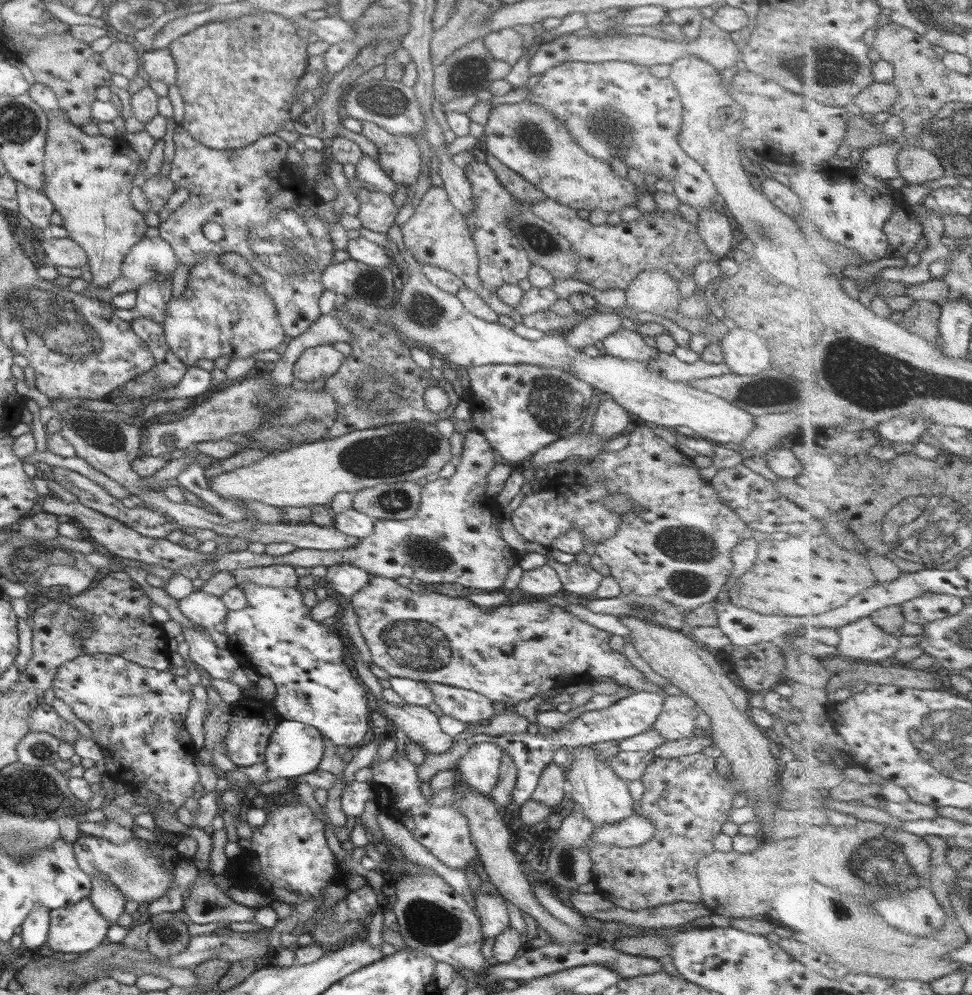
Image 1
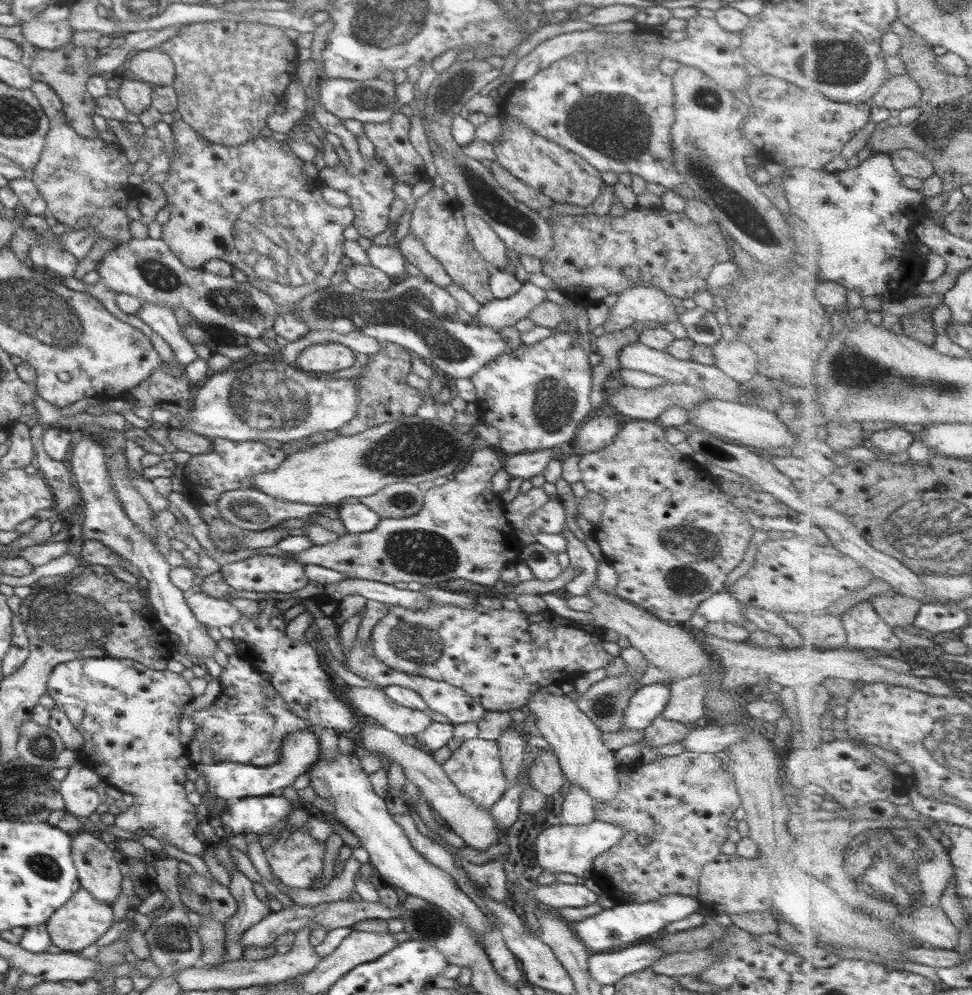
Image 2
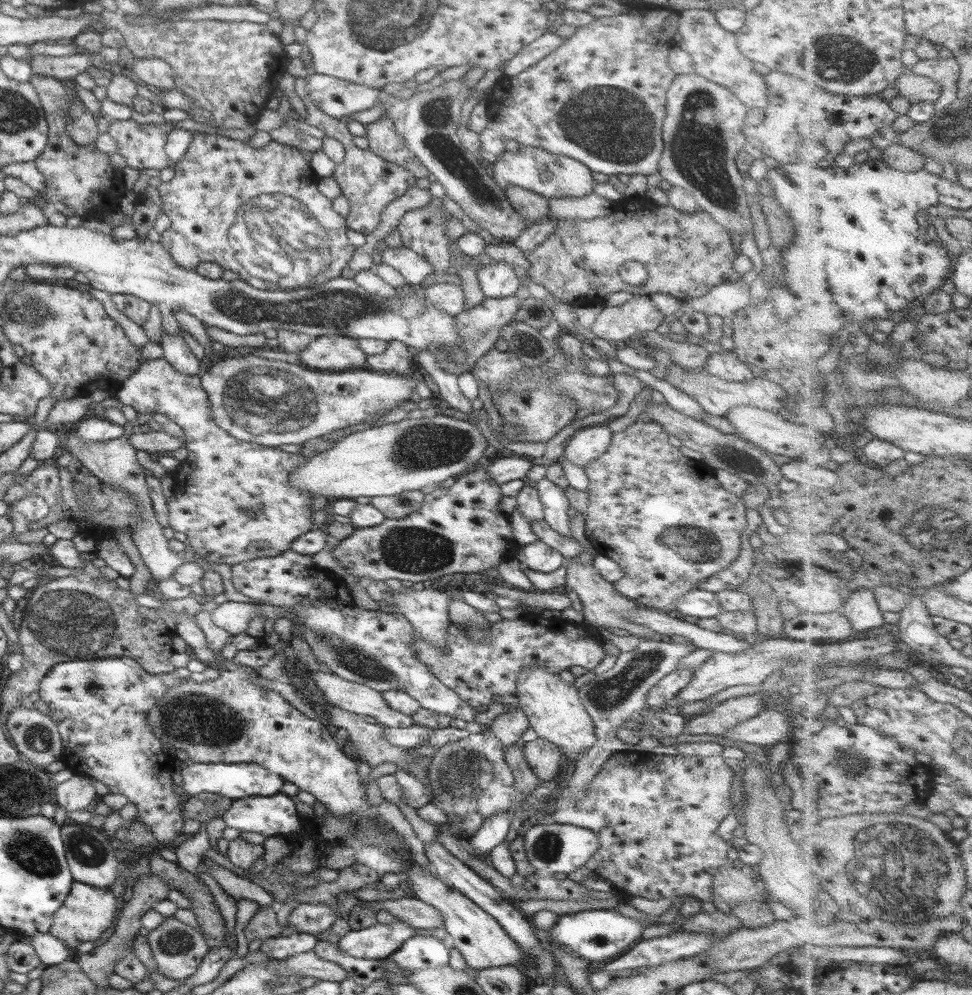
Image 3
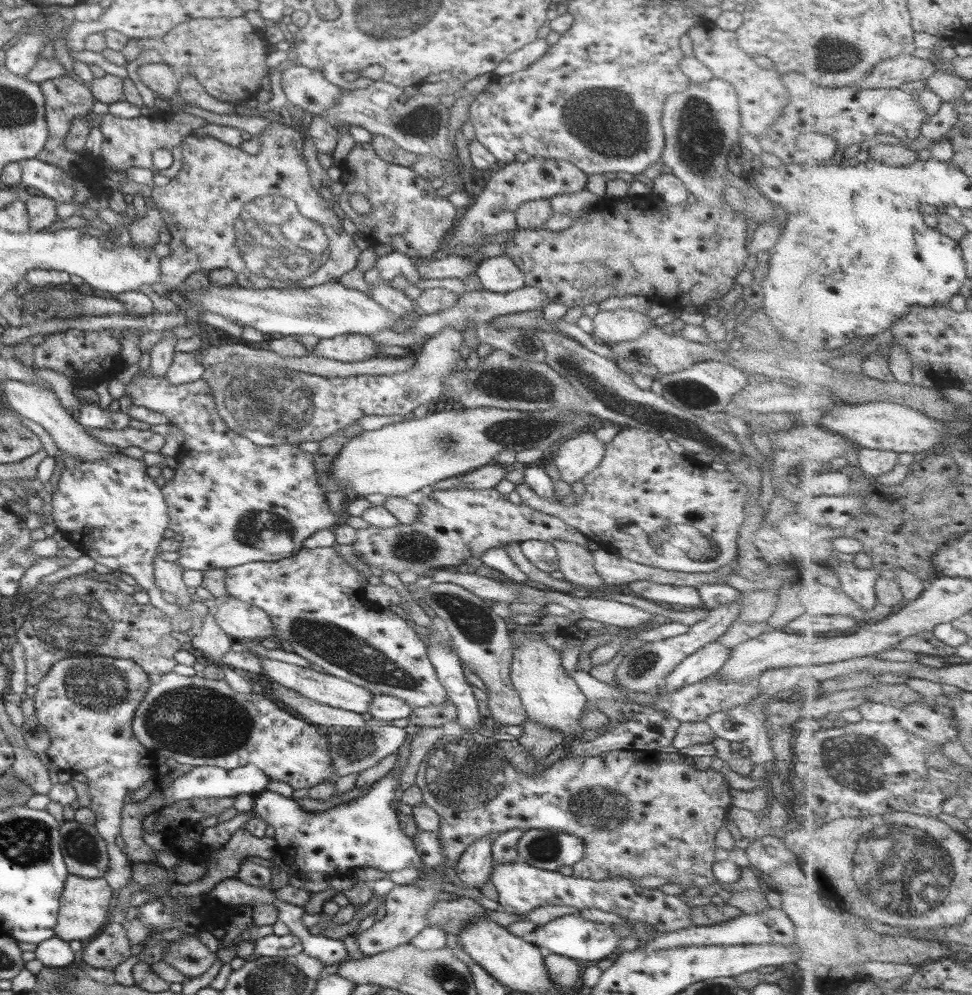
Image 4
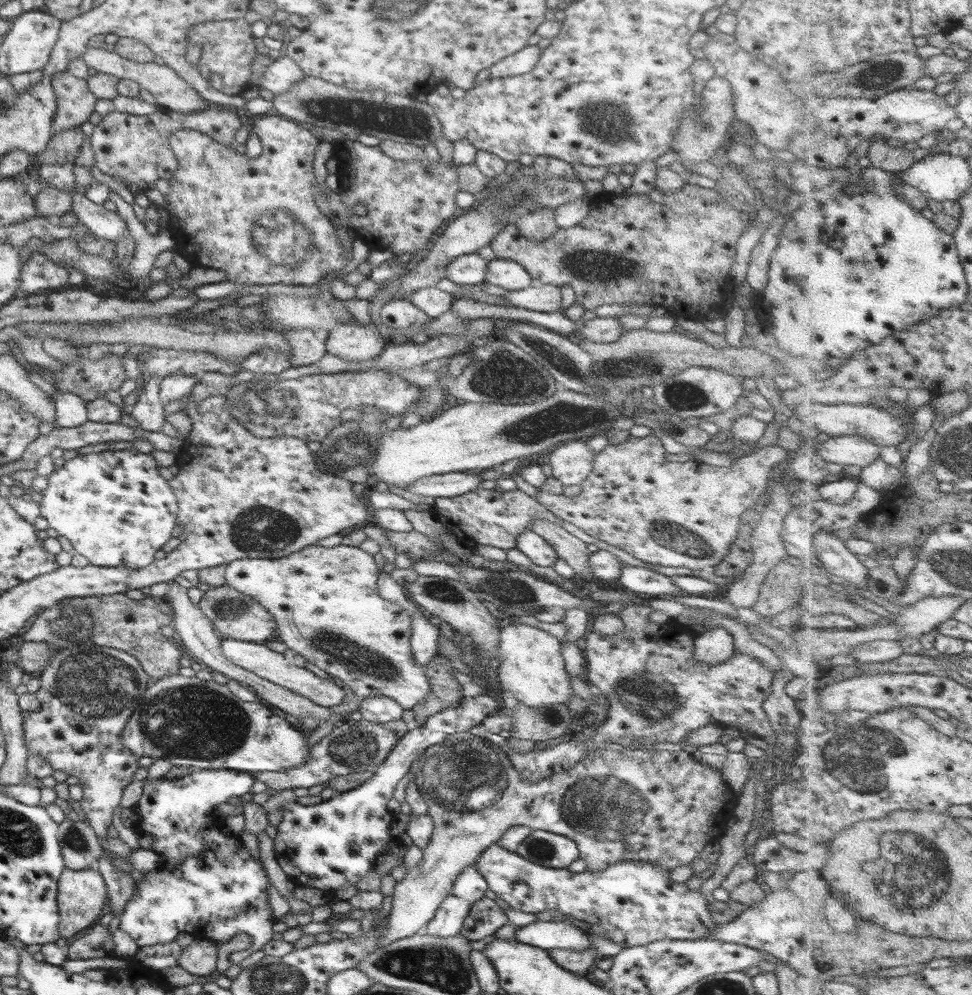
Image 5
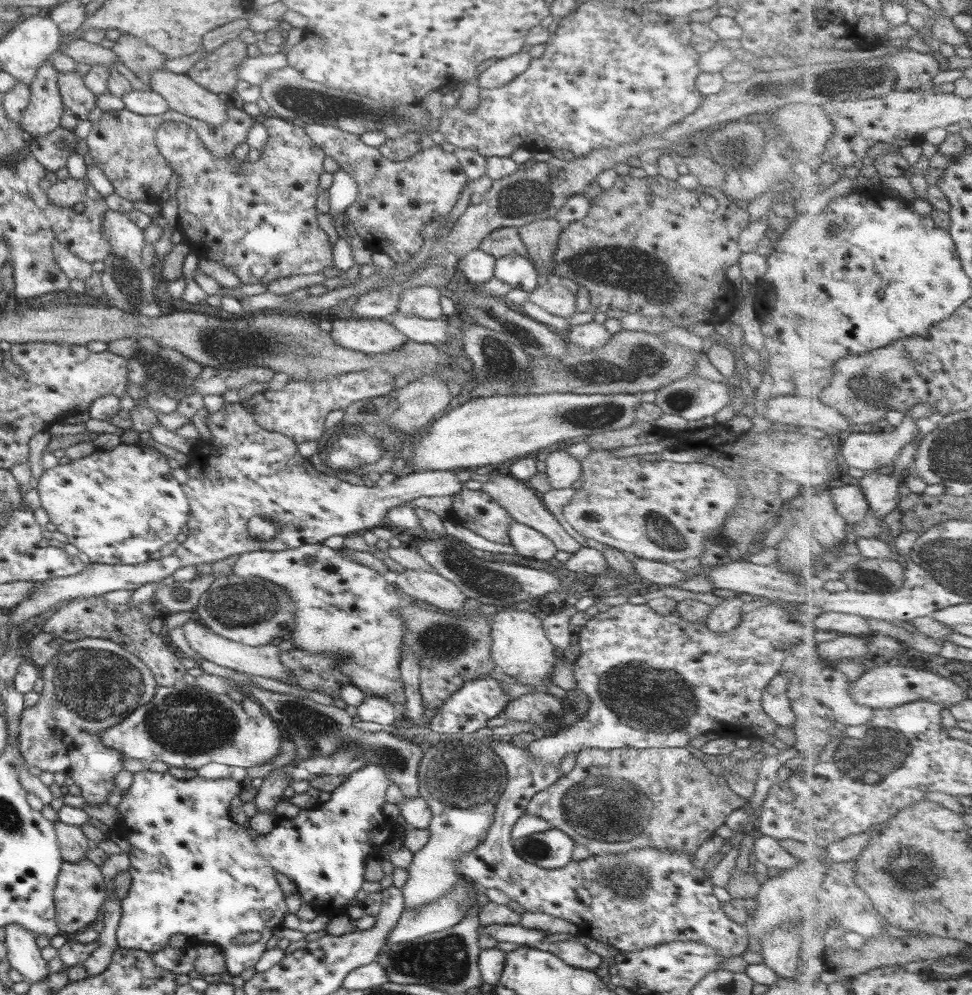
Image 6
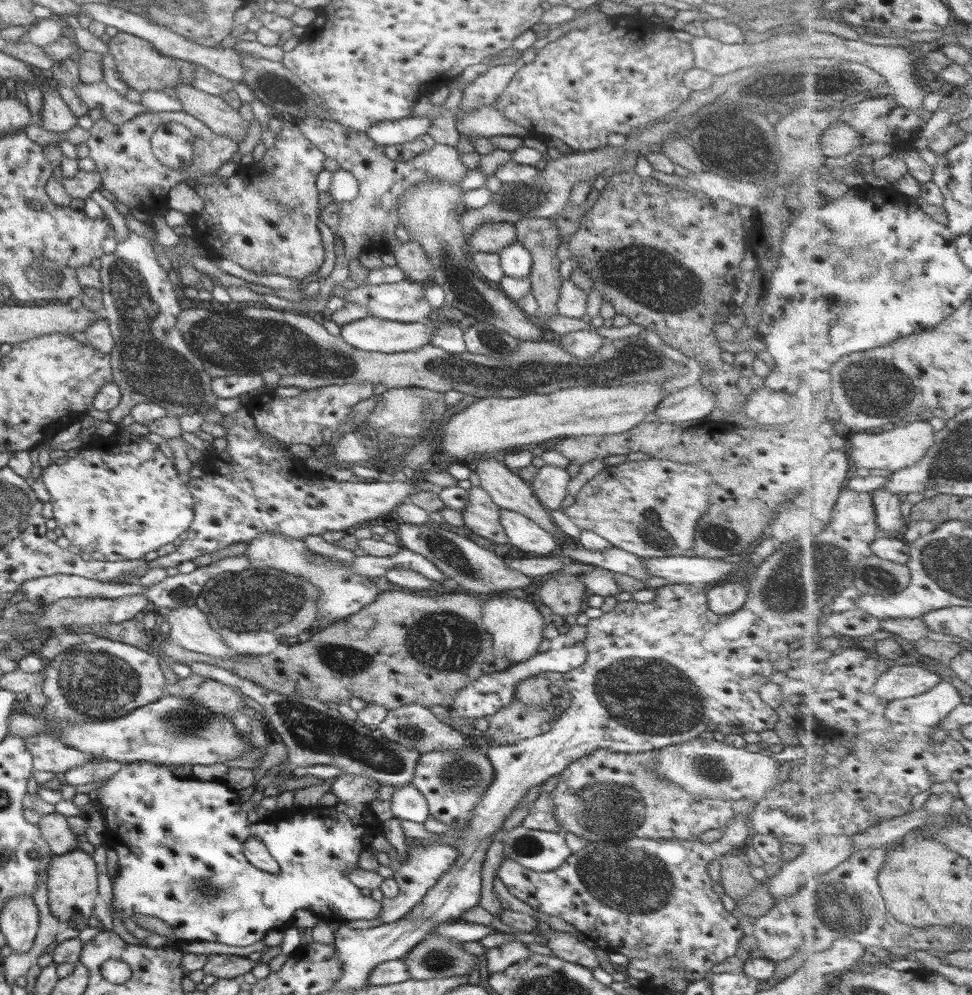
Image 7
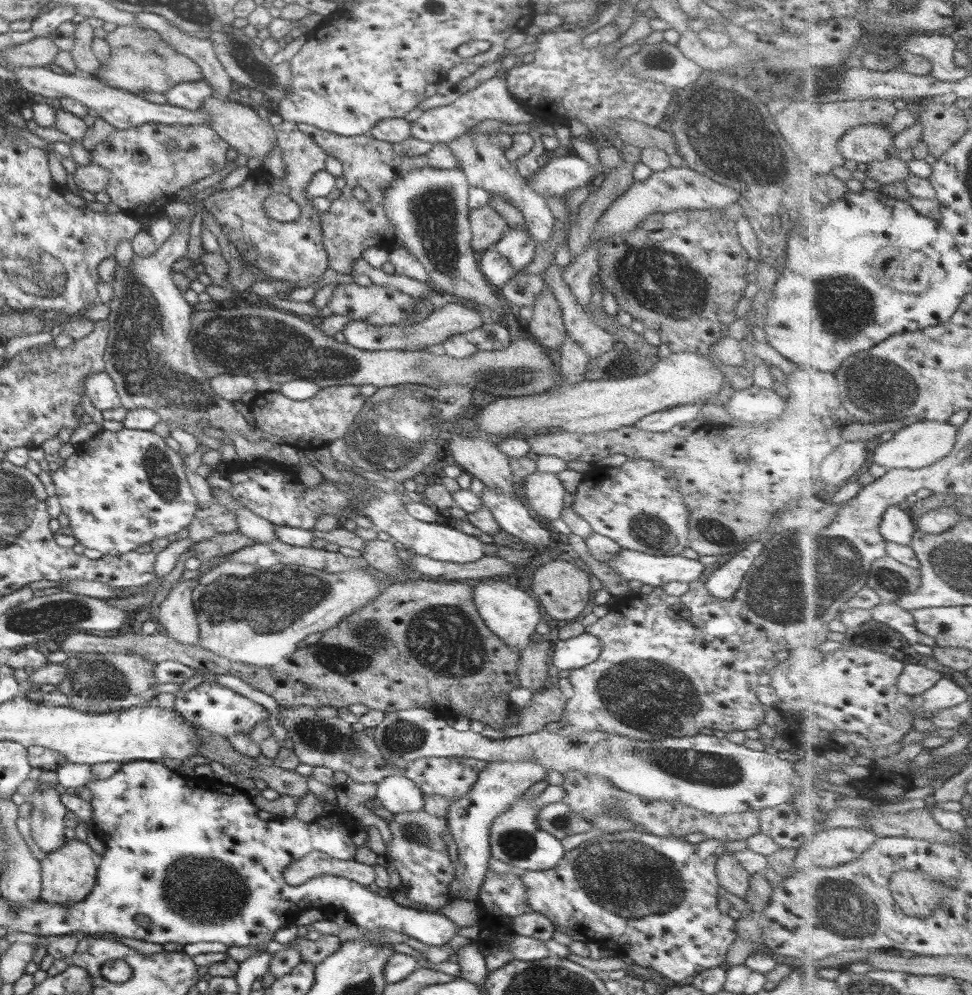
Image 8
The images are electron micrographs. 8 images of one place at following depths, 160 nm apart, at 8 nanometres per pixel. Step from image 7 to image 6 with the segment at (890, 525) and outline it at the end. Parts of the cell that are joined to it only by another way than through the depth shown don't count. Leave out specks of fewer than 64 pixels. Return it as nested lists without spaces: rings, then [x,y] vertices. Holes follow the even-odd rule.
[[[867,471],[859,480],[861,491],[866,496],[867,505],[874,511],[874,515],[884,520],[893,520],[901,495],[899,486],[904,483],[903,478],[893,475],[879,475]]]

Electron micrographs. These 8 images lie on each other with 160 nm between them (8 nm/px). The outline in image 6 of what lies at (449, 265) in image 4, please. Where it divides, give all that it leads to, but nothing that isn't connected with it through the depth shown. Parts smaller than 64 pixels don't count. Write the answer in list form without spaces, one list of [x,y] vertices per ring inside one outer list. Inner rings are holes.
[[[471,250],[457,261],[455,273],[457,279],[469,286],[483,284],[493,279],[495,258],[481,250]]]

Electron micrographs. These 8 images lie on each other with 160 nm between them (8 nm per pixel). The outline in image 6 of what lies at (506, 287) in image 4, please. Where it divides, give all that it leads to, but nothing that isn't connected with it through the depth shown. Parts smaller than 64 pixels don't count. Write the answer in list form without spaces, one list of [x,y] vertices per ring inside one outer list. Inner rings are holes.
[[[503,256],[494,262],[493,278],[511,289],[531,292],[539,284],[537,273],[529,260],[521,256]]]

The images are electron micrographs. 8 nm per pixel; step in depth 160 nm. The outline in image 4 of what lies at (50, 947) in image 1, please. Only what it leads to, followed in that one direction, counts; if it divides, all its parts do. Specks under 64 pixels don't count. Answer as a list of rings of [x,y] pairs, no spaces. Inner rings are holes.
[[[68,874],[58,898],[54,936],[68,943],[70,940],[80,941],[95,934],[110,919],[109,915],[114,904],[114,899],[111,897],[112,891],[103,877],[88,879]]]

